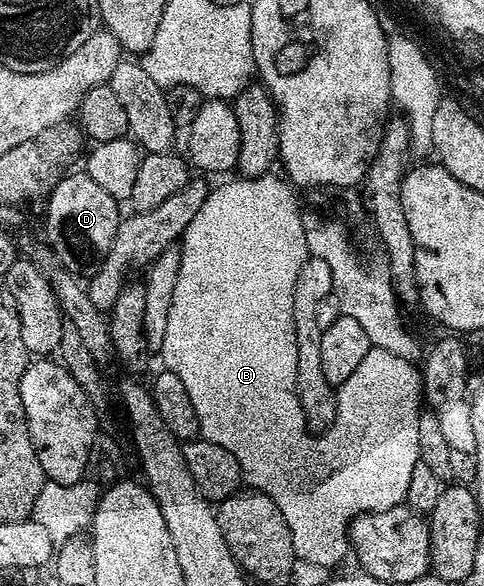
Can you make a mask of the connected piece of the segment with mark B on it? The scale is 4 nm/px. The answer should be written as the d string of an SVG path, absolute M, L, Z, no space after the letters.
M264 175L262 177L248 177L246 179L238 179L239 181L227 181L224 185L219 185L210 190L205 199L205 203L201 203L201 211L197 211L197 215L193 215L193 223L189 223L189 227L182 235L181 248L181 267L177 271L177 287L173 287L173 303L169 307L169 327L165 327L165 339L163 340L163 348L161 356L166 368L173 375L177 375L177 379L181 379L181 383L185 383L185 391L189 391L189 400L193 402L193 411L197 411L197 423L199 424L199 437L209 443L217 443L217 447L225 447L225 451L229 451L229 455L233 455L237 459L237 463L241 467L246 484L250 488L258 489L259 492L269 495L269 499L273 499L273 503L277 503L277 511L281 511L281 515L285 515L285 523L289 523L289 535L293 539L293 551L296 558L300 562L308 561L311 565L339 565L352 552L351 538L349 530L351 520L359 517L362 513L384 513L390 509L400 508L407 500L407 492L409 491L409 479L413 475L413 467L419 462L419 448L417 447L417 431L419 430L419 415L421 412L421 373L412 362L405 359L397 359L397 355L389 355L389 351L381 351L372 347L369 355L365 355L365 359L361 359L361 364L357 366L357 371L353 371L353 375L349 375L349 379L345 379L345 383L338 386L337 400L335 402L335 420L326 426L327 433L323 433L320 437L314 437L307 428L309 422L307 416L303 413L303 408L299 402L297 395L297 339L295 338L295 328L293 327L293 287L297 283L297 275L301 271L301 267L307 262L308 252L305 243L305 231L303 230L303 213L299 205L295 202L296 190L282 176Z

